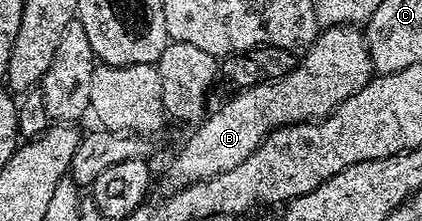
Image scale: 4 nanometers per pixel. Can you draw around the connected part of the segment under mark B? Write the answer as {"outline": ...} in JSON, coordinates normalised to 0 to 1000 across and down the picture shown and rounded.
{"outline":[[[839,118],[777,122],[758,136],[742,204],[716,235],[697,312],[675,348],[640,357],[633,376],[611,376],[597,394],[573,398],[540,457],[531,484],[502,498],[469,561],[467,584],[443,629],[443,652],[424,683],[424,706],[405,738],[396,774],[396,810],[408,851],[445,846],[450,828],[472,828],[481,810],[505,801],[552,765],[600,692],[645,593],[661,575],[680,575],[690,557],[732,557],[768,538],[808,457],[818,457],[851,394],[860,394],[884,348],[879,262],[870,240],[870,186],[858,136]]]}

